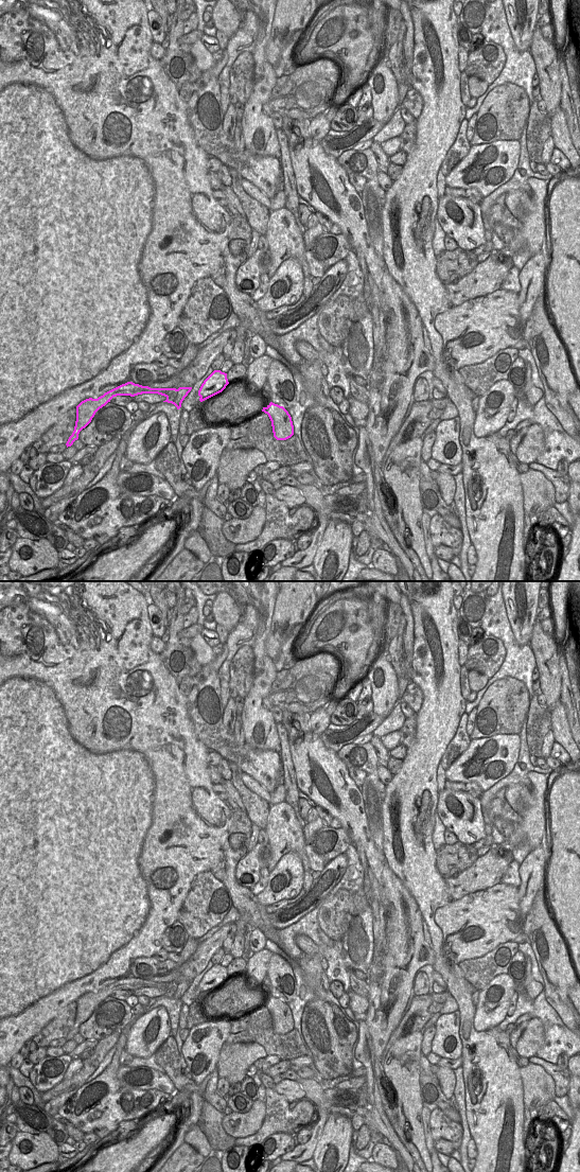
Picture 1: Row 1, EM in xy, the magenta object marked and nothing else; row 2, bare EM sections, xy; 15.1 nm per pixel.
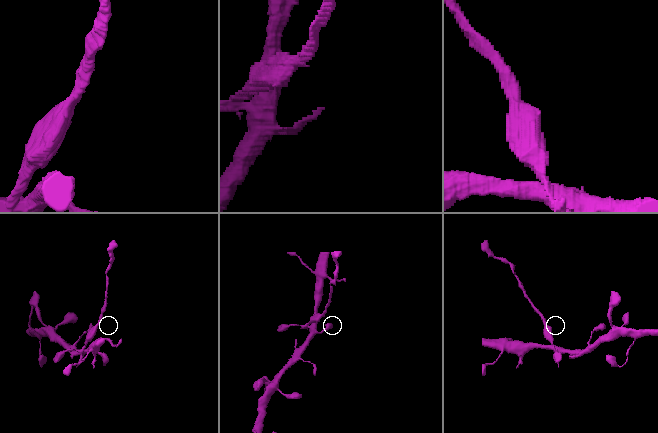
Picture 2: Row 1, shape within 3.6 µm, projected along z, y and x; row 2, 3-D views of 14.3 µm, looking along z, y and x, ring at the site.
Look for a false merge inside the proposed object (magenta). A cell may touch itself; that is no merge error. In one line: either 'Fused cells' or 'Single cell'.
Fused cells

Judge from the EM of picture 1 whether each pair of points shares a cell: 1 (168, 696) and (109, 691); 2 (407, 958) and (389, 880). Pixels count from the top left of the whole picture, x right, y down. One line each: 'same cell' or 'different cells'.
1: same cell
2: same cell

